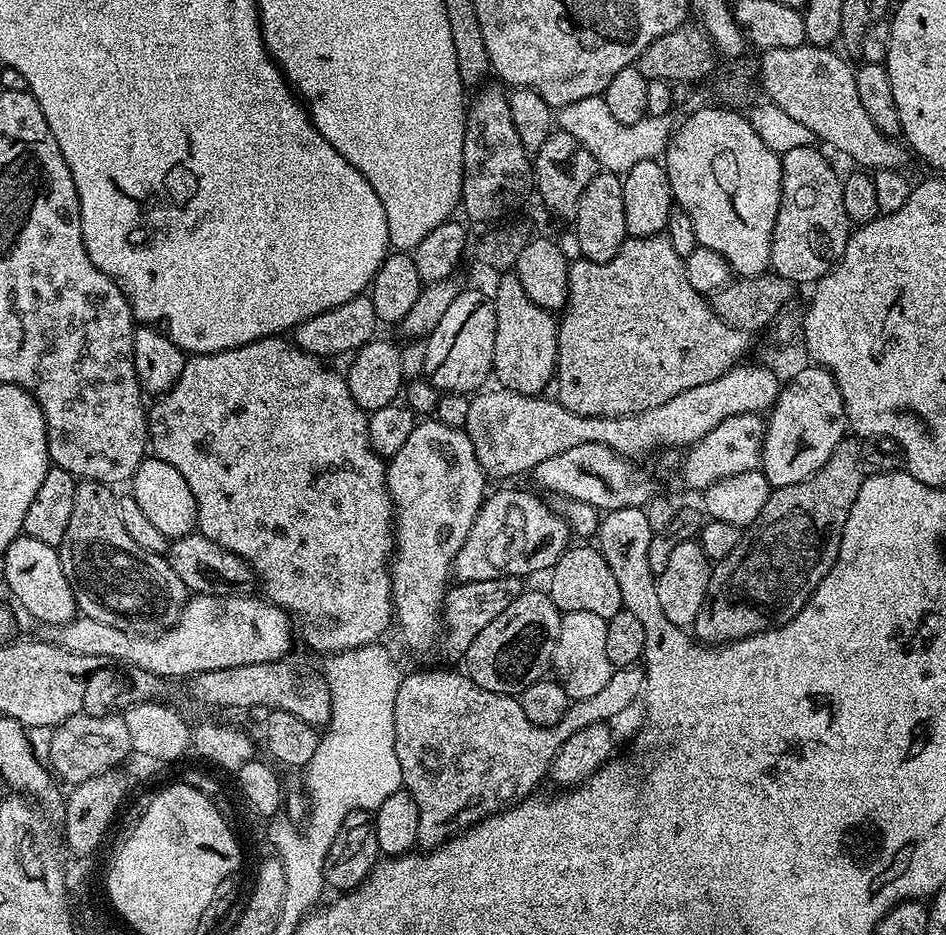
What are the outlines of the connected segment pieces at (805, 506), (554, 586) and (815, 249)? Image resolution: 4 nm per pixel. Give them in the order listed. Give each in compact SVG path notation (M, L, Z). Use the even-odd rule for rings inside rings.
M845 438L834 446L834 454L830 454L810 478L794 482L794 486L772 489L770 498L766 498L766 506L762 506L762 514L743 529L736 549L726 554L726 558L715 561L708 593L694 625L694 636L699 643L705 646L731 644L733 640L788 624L802 611L840 555L842 534L848 530L850 510L856 507L856 499L866 480L860 471L860 445L859 439Z
M569 547L556 559L556 565L550 570L551 576L552 581L546 585L546 591L561 613L586 610L586 614L598 614L598 618L609 620L624 608L618 578L614 578L614 570L610 570L599 547Z
M798 146L798 150L790 150L780 157L782 194L778 218L774 222L770 268L775 275L791 280L796 286L815 285L816 281L826 275L832 269L832 265L842 258L850 235L850 221L842 206L841 173L838 174L832 169L831 162L819 150L821 151L816 146Z

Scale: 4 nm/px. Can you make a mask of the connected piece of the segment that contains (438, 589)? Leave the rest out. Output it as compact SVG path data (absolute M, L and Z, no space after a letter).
M434 418L421 419L416 428L410 430L410 438L406 438L402 450L398 450L398 454L387 461L386 471L388 492L392 495L395 509L394 555L390 560L394 616L409 646L424 648L431 642L432 636L441 635L442 609L450 587L452 563L458 550L462 550L462 542L466 534L470 534L470 526L474 526L474 518L486 499L486 475L475 457L471 438L464 428L446 426Z

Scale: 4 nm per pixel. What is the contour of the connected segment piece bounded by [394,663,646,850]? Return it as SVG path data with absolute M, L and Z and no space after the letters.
M639 663L615 669L598 694L571 701L558 723L541 726L526 718L517 697L482 690L463 671L407 673L398 686L398 698L394 698L394 750L398 750L398 766L402 766L403 791L418 802L417 845L424 850L439 848L472 825L527 801L540 779L549 775L552 760L566 738L586 726L615 721L615 716L622 715L639 696L641 699L645 688L646 672Z

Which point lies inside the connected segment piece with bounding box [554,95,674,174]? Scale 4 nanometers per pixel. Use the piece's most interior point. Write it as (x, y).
(617, 147)

